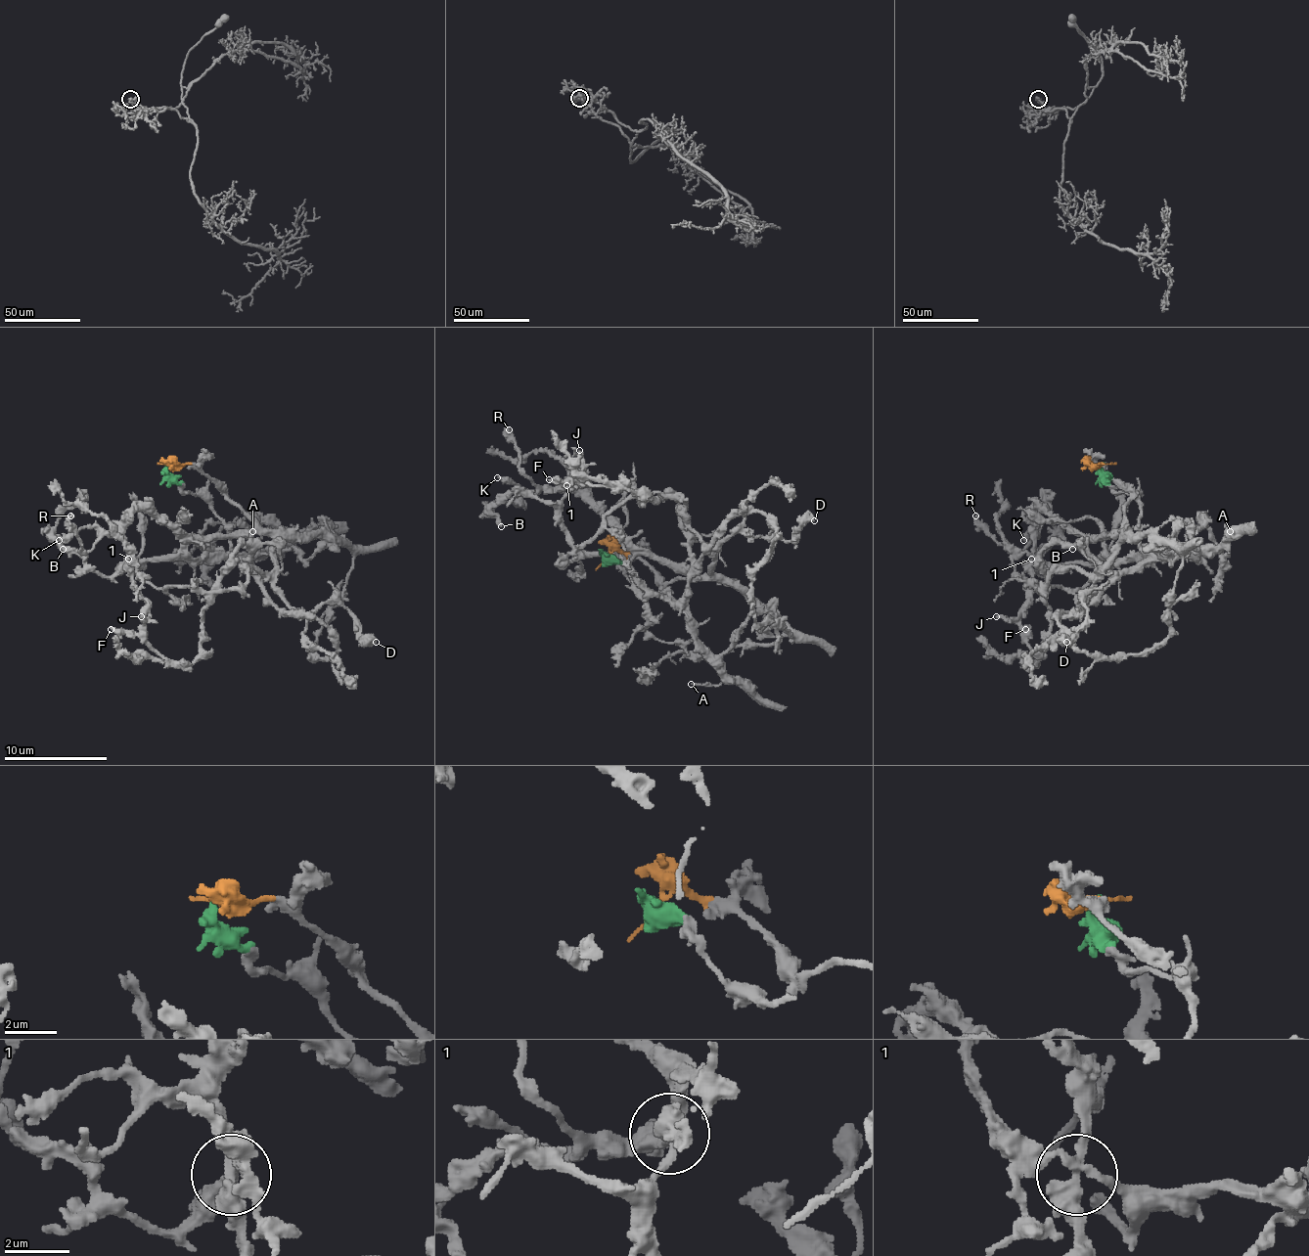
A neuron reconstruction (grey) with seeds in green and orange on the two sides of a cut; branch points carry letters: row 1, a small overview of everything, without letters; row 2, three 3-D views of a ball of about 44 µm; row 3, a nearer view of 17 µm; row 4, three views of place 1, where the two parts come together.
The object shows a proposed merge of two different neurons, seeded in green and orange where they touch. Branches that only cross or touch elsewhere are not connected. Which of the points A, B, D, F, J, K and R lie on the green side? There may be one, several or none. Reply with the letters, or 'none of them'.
A, B

